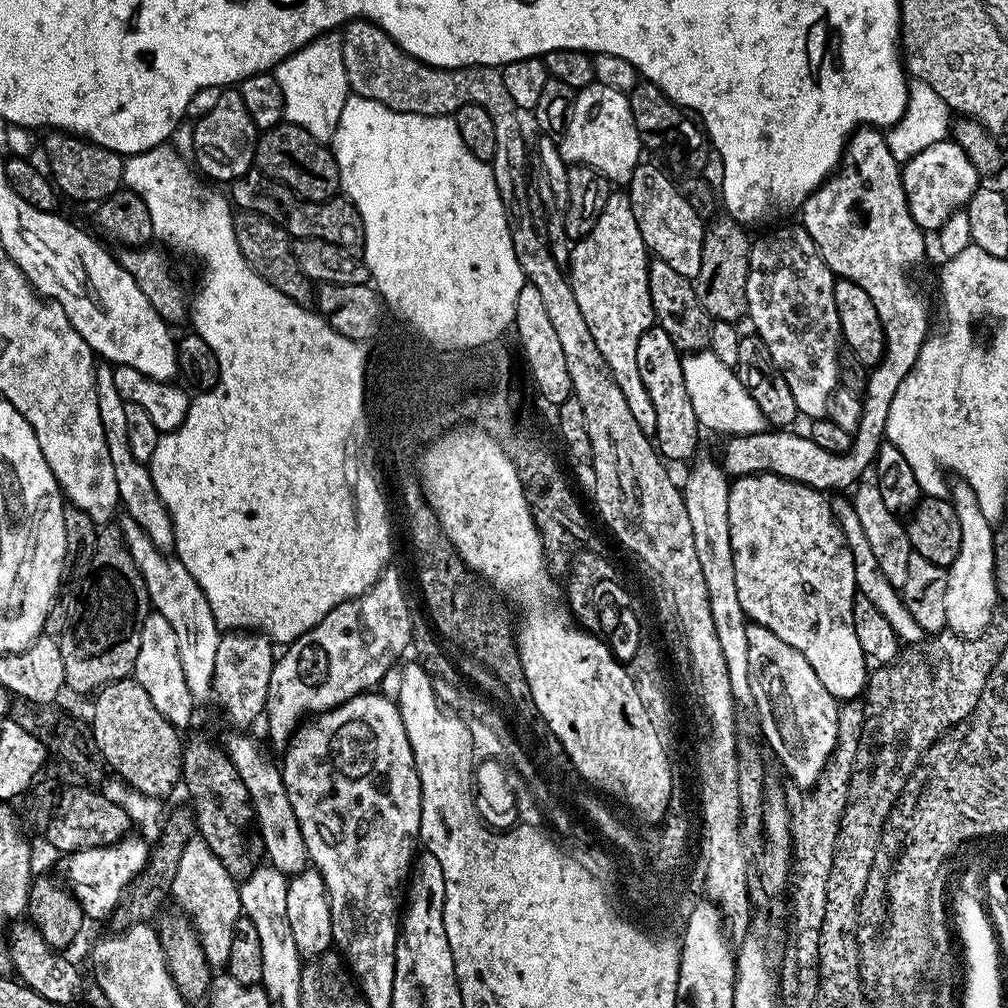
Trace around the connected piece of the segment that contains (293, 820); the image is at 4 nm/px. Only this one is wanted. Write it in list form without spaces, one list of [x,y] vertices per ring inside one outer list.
[[[248,734],[236,735],[240,736],[229,738],[226,753],[248,791],[251,815],[254,819],[256,818],[256,824],[260,827],[260,840],[264,843],[265,854],[268,855],[267,863],[287,878],[296,876],[309,867],[310,861],[306,842],[302,838],[300,823],[290,806],[290,798],[284,785],[281,769],[277,765],[275,768],[274,765],[264,760],[259,746],[250,737],[244,736]]]

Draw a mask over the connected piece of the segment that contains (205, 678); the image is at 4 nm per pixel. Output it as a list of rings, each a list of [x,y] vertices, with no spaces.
[[[125,519],[119,525],[126,538],[126,546],[130,550],[130,558],[138,566],[142,578],[146,582],[146,590],[151,607],[174,629],[174,638],[178,638],[178,658],[182,658],[182,674],[186,674],[186,686],[190,686],[190,694],[198,702],[204,702],[212,696],[212,679],[214,678],[214,654],[218,654],[218,642],[222,629],[214,622],[214,614],[210,614],[210,604],[206,596],[190,578],[190,570],[182,566],[182,562],[169,553],[158,550],[150,538],[146,538],[146,530],[138,526],[138,522]]]

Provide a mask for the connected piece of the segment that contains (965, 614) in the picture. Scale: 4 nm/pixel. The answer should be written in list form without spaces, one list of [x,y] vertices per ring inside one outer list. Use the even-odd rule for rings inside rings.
[[[953,483],[950,499],[958,514],[958,526],[962,526],[962,546],[958,546],[958,558],[947,568],[946,622],[956,635],[975,638],[984,633],[998,608],[994,582],[994,524],[982,514],[978,498],[974,498],[974,490],[970,490],[968,484]]]

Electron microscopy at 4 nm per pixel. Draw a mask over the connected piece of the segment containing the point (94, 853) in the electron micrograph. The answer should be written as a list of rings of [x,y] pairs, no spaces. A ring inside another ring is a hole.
[[[132,834],[108,847],[68,854],[64,860],[64,872],[68,875],[66,884],[89,921],[104,920],[120,907],[133,880],[143,872],[149,859],[150,844]]]

